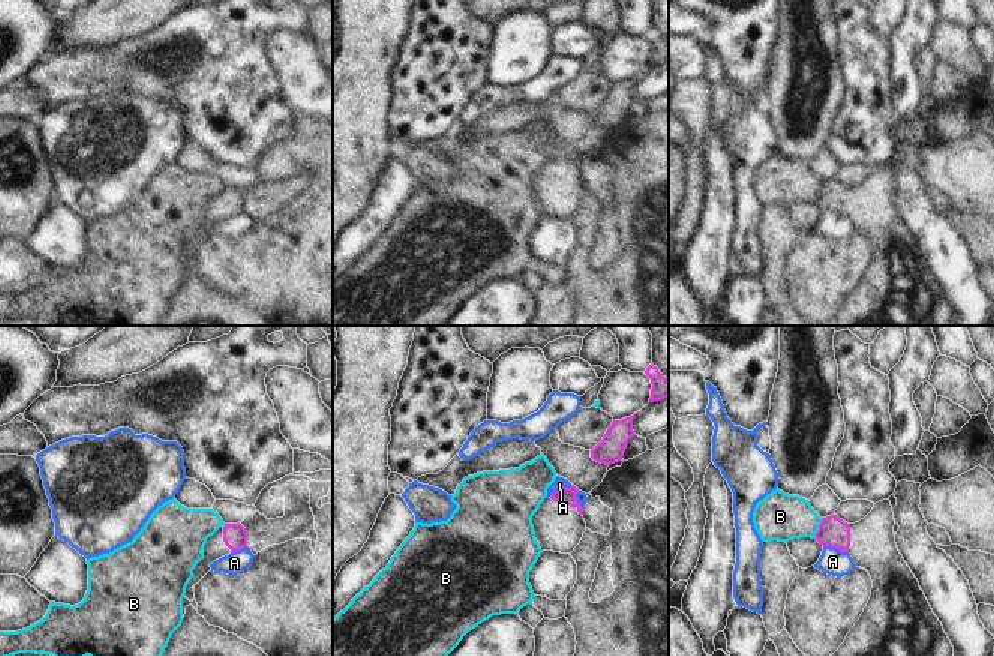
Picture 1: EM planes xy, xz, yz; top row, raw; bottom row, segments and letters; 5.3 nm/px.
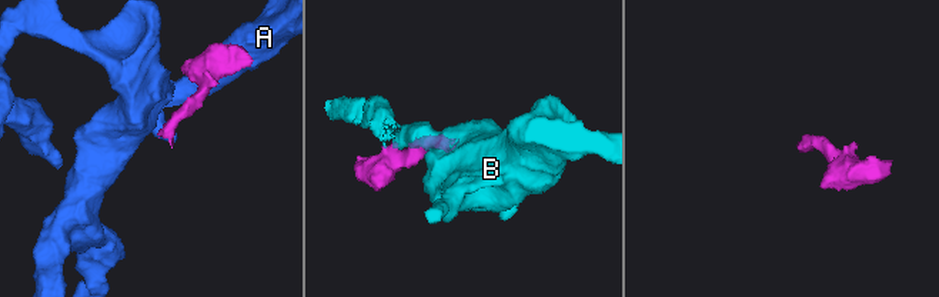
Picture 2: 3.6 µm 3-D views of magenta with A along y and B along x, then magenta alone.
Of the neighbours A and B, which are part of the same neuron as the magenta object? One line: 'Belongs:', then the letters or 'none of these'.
Belongs: none of these.

